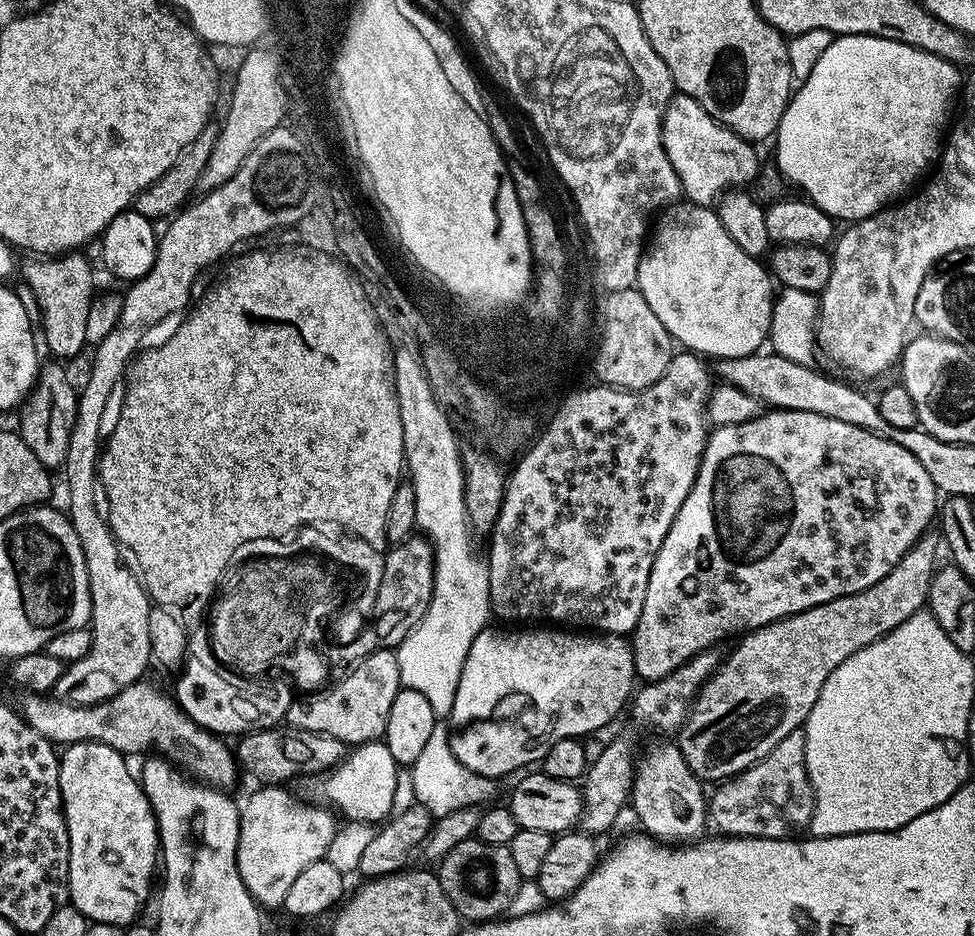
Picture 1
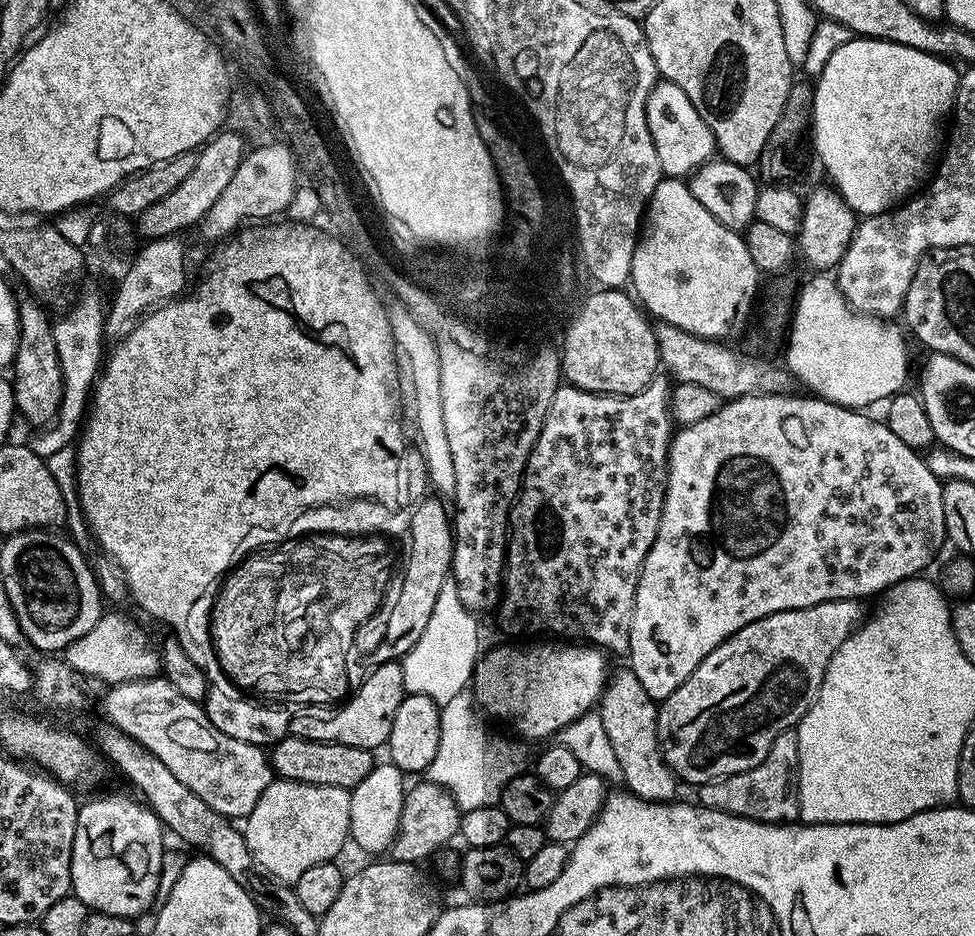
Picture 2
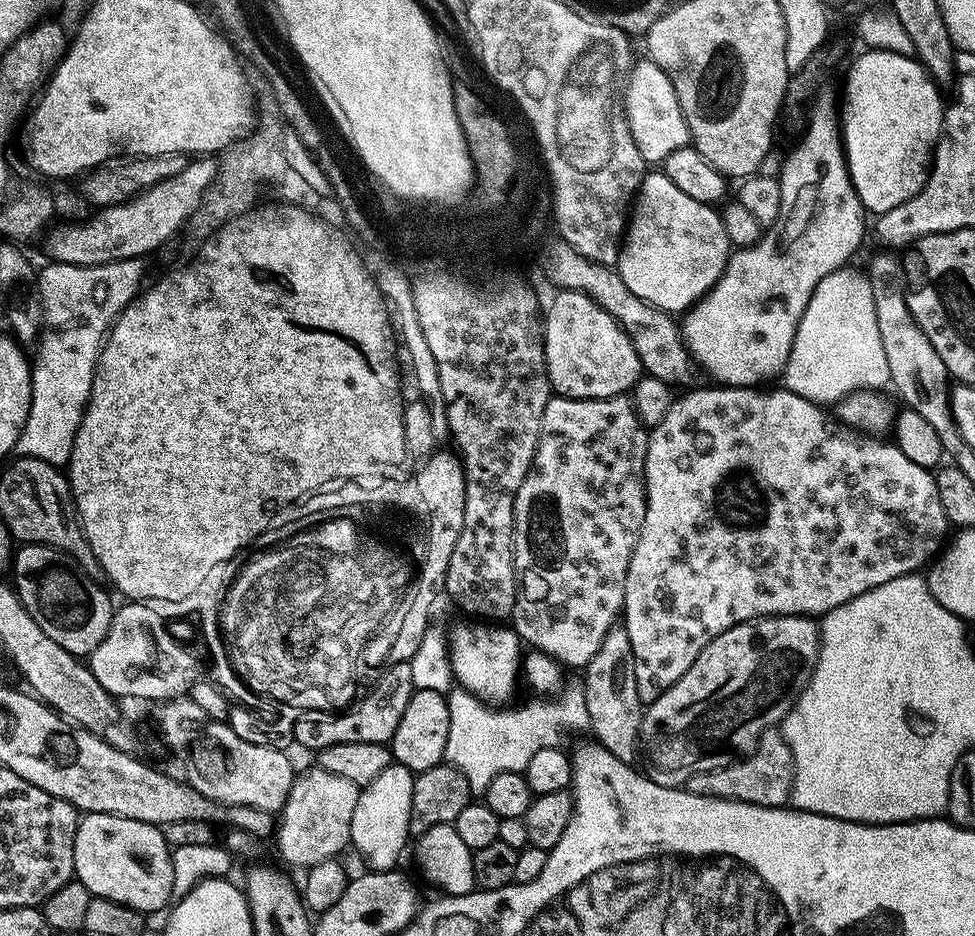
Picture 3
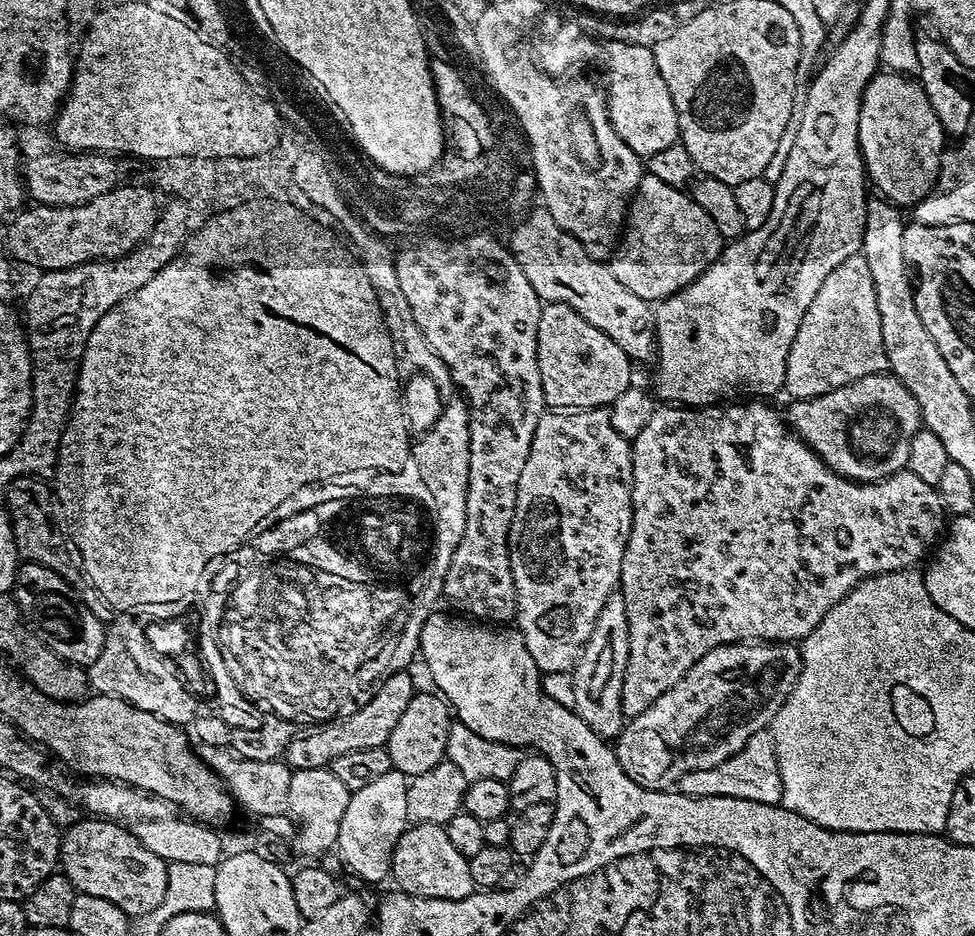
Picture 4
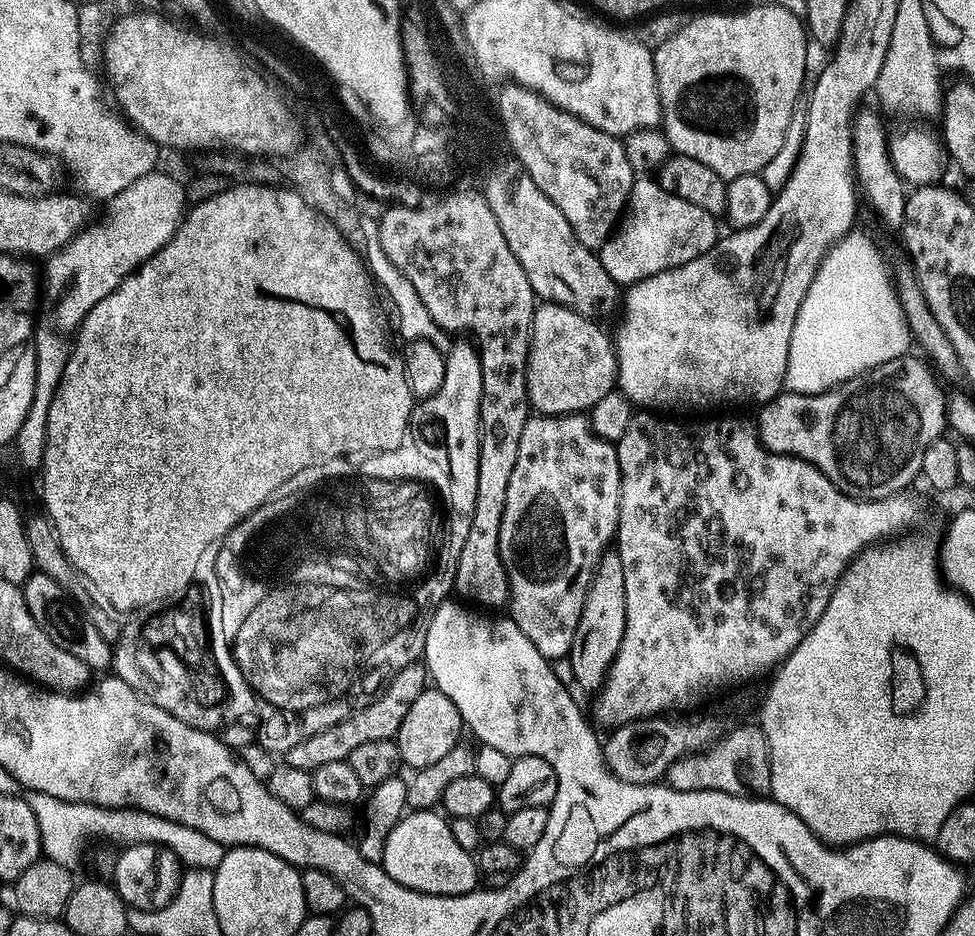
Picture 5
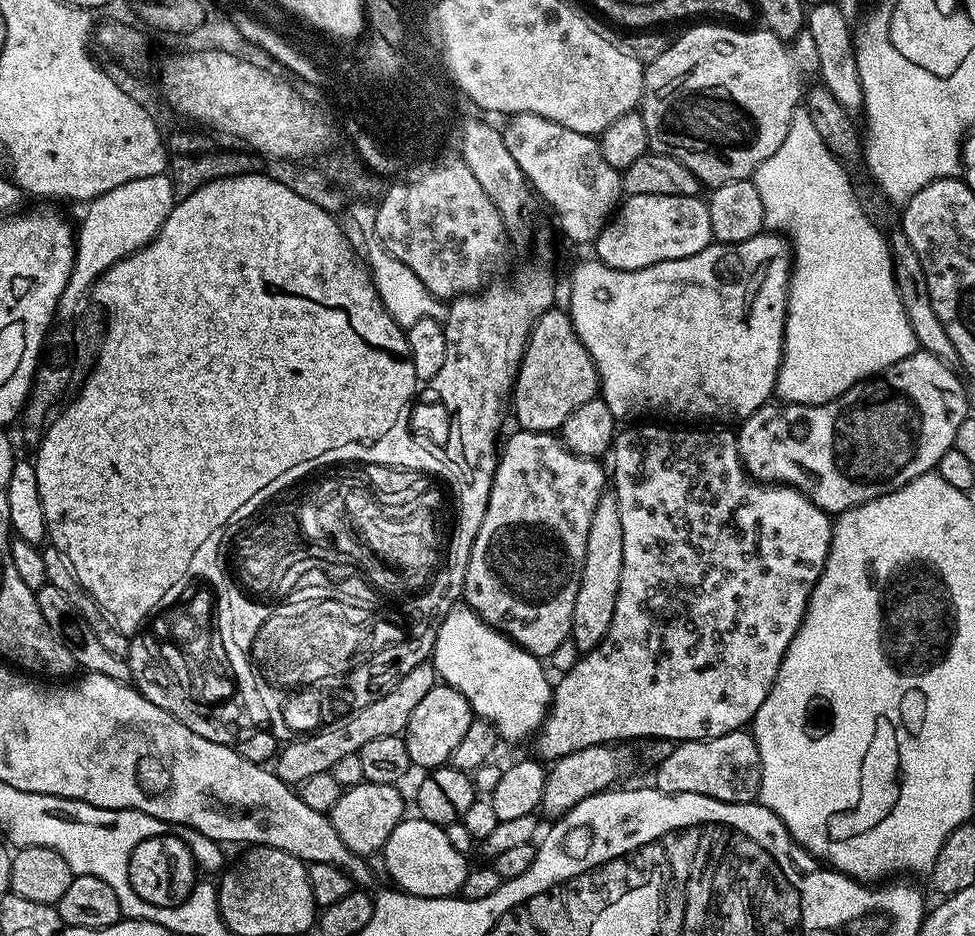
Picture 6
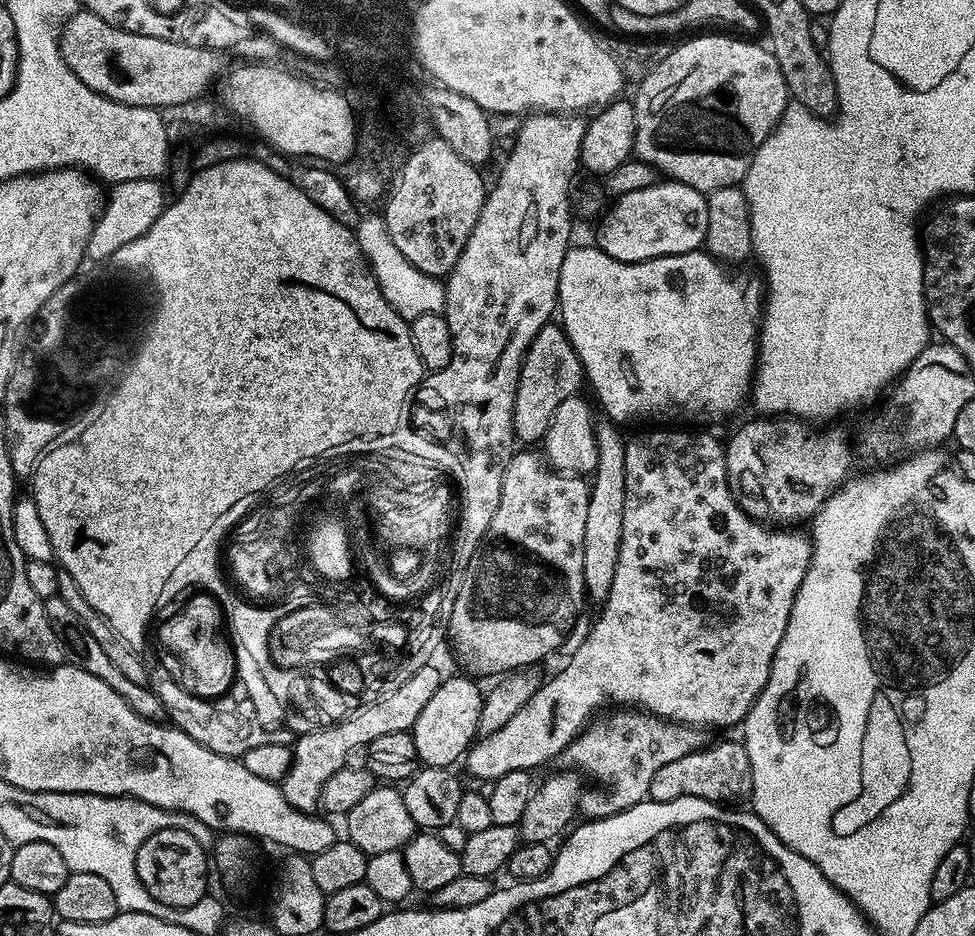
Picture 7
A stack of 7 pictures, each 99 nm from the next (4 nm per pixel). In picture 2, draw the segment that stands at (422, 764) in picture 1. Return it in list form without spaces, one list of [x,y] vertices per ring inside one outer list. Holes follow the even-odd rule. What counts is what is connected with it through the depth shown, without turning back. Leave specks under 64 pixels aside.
[[[468,690],[454,694],[450,702],[443,704],[440,710],[438,746],[426,773],[431,783],[437,784],[451,796],[461,813],[491,804],[499,805],[505,786],[525,771],[523,750],[488,732],[487,726],[476,717],[475,707],[477,705],[473,693]]]

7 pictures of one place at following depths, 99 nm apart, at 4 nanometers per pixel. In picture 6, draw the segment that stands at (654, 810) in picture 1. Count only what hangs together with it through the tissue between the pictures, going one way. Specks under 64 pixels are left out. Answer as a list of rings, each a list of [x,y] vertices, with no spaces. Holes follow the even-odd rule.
[[[605,494],[594,506],[594,518],[590,518],[590,534],[586,534],[586,558],[582,562],[582,574],[578,582],[578,598],[574,598],[571,643],[576,643],[577,653],[594,650],[606,638],[610,621],[614,618],[614,602],[618,602],[618,586],[622,582],[622,518],[615,495]]]

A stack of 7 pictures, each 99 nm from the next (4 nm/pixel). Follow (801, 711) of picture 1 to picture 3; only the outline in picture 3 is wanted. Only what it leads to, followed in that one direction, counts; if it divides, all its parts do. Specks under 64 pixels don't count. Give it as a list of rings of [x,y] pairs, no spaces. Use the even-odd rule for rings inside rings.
[[[764,616],[761,620],[751,620],[718,634],[718,638],[710,641],[702,650],[702,654],[698,654],[698,658],[690,666],[690,670],[686,670],[686,674],[682,674],[682,678],[678,678],[678,682],[674,682],[674,686],[670,686],[658,699],[651,701],[644,708],[644,717],[640,719],[638,748],[642,756],[648,759],[647,779],[653,780],[658,786],[678,788],[687,785],[688,780],[694,774],[725,768],[735,764],[738,760],[744,759],[745,756],[751,756],[760,744],[762,734],[775,729],[787,716],[788,711],[796,705],[796,699],[802,694],[802,690],[810,682],[810,678],[814,674],[819,653],[820,625],[810,616]]]

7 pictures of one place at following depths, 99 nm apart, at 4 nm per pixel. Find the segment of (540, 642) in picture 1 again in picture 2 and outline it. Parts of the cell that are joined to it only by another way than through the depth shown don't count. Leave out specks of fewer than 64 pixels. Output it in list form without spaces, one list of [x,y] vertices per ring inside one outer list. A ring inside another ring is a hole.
[[[556,642],[556,643],[560,643],[560,644],[516,644],[516,645],[514,645],[514,646],[513,646],[513,648],[492,648],[492,649],[490,649],[490,650],[489,650],[489,652],[488,652],[488,649],[487,649],[487,651],[485,651],[485,652],[484,652],[484,653],[483,653],[483,656],[482,656],[482,658],[480,658],[480,659],[477,659],[477,662],[476,662],[476,670],[475,670],[475,673],[474,673],[474,692],[475,692],[475,695],[476,695],[476,696],[477,696],[477,697],[478,697],[478,700],[479,700],[479,703],[480,703],[480,704],[481,704],[481,705],[482,705],[482,708],[483,708],[483,704],[482,704],[482,703],[484,703],[484,708],[485,708],[485,710],[486,710],[486,711],[488,711],[488,712],[489,712],[489,714],[490,714],[490,715],[492,715],[492,716],[509,716],[509,718],[510,718],[510,719],[512,719],[512,724],[513,724],[513,726],[514,726],[514,727],[516,727],[516,732],[517,732],[517,734],[518,734],[518,735],[520,735],[520,736],[525,736],[525,738],[526,738],[526,739],[528,739],[528,740],[544,740],[544,739],[545,739],[545,740],[544,740],[544,741],[547,741],[547,740],[548,740],[548,739],[549,739],[549,738],[552,738],[552,737],[555,737],[555,736],[556,736],[556,735],[557,735],[557,734],[558,734],[558,733],[559,733],[559,732],[561,732],[561,730],[563,730],[563,728],[565,728],[565,727],[566,727],[566,725],[568,725],[568,724],[572,724],[572,723],[573,723],[573,722],[575,722],[575,720],[577,720],[577,719],[578,719],[578,717],[579,717],[579,716],[581,716],[581,715],[582,715],[582,714],[586,714],[586,713],[587,713],[587,712],[590,712],[590,711],[593,711],[593,709],[595,709],[595,708],[596,708],[596,707],[597,707],[597,704],[598,704],[598,701],[599,701],[599,699],[600,699],[600,695],[602,695],[602,694],[603,694],[603,692],[604,692],[604,686],[605,686],[605,683],[606,683],[606,681],[607,681],[607,679],[608,679],[608,677],[609,677],[609,675],[610,675],[610,667],[609,667],[609,668],[608,668],[608,664],[607,664],[607,662],[606,662],[606,661],[604,661],[604,656],[605,656],[605,653],[604,653],[604,652],[603,652],[603,651],[601,651],[601,649],[600,649],[600,648],[599,648],[599,647],[596,647],[596,646],[585,646],[585,645],[584,645],[584,644],[583,644],[583,643],[580,643],[580,642]]]

